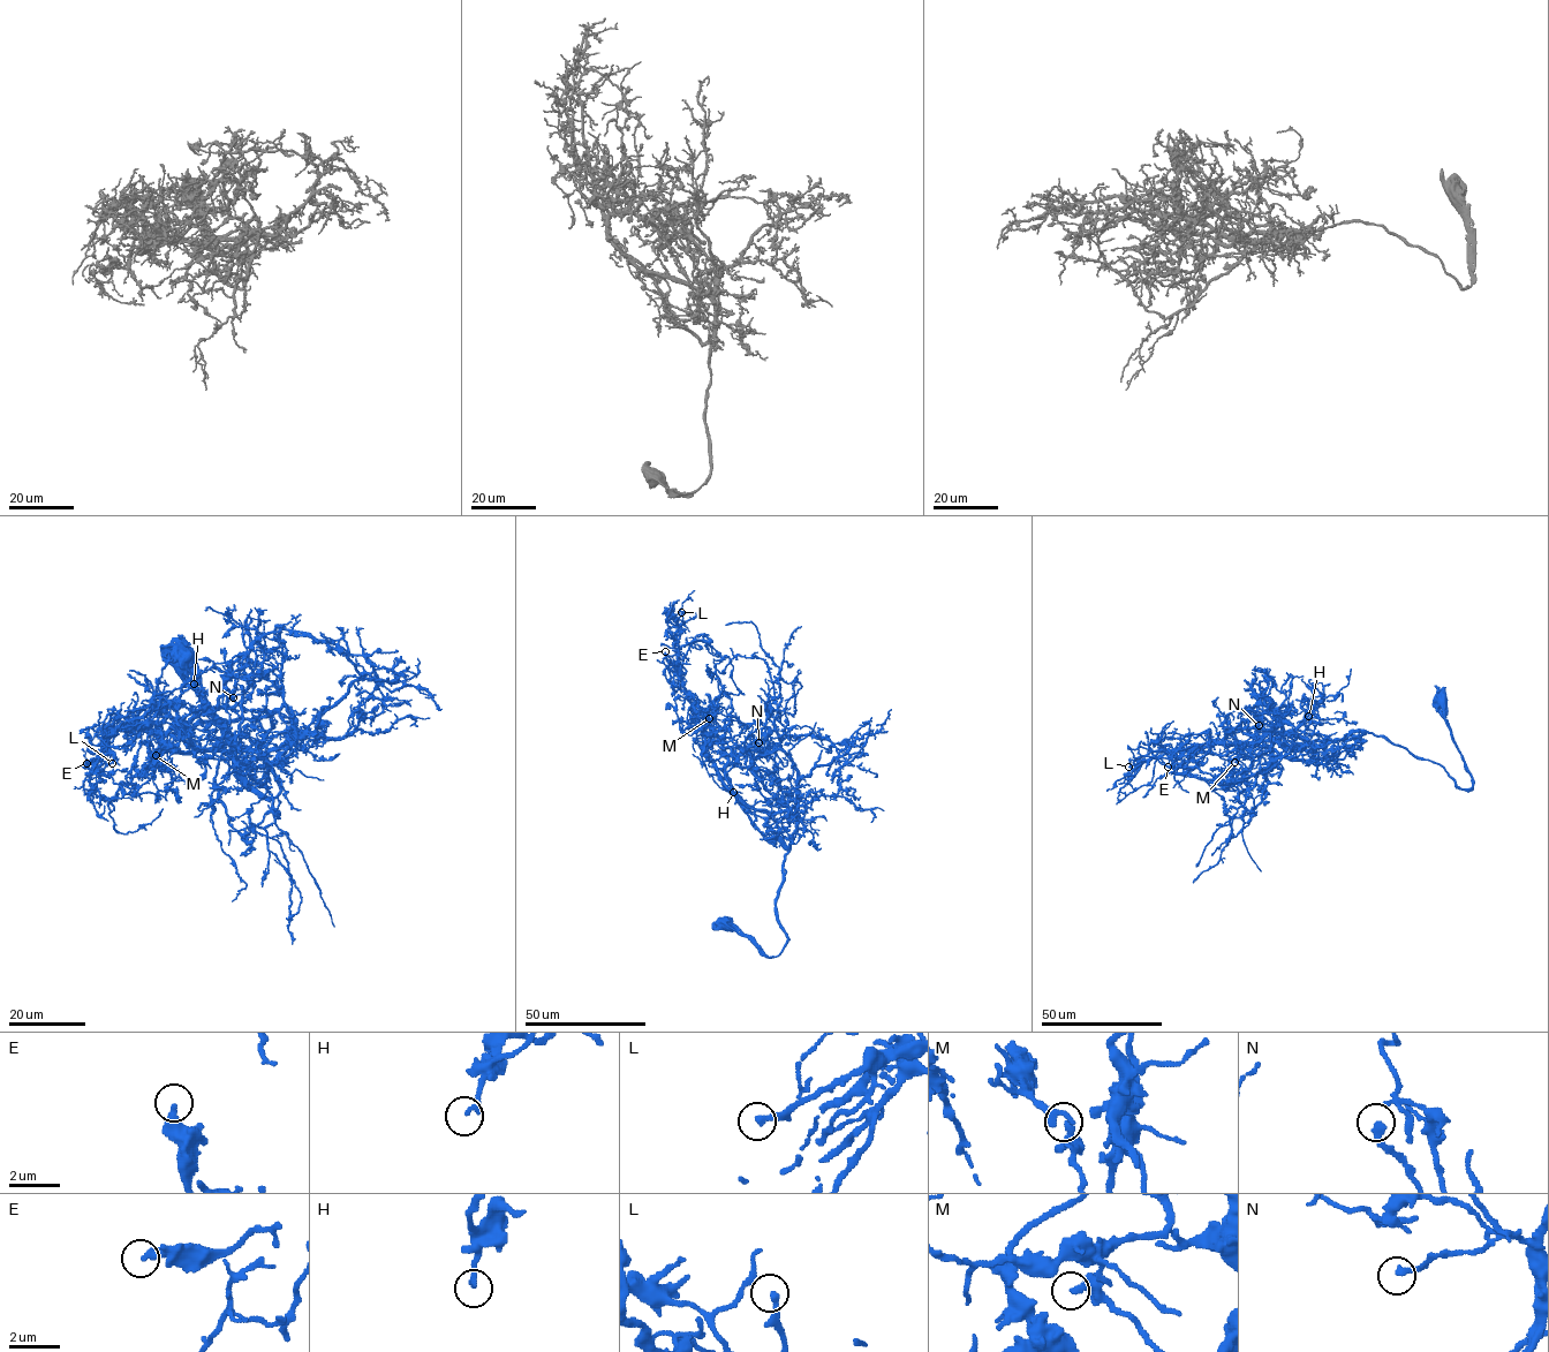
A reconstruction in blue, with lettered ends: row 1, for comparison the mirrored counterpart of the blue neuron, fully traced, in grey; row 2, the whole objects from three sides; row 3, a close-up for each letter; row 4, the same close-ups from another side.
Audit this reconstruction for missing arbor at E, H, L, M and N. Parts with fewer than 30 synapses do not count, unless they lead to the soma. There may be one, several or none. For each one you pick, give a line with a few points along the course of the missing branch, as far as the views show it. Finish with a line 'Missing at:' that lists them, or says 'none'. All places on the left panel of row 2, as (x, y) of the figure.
L: (112, 763), (120, 763), (123, 770), (119, 772), (127, 779)
Missing at: L

